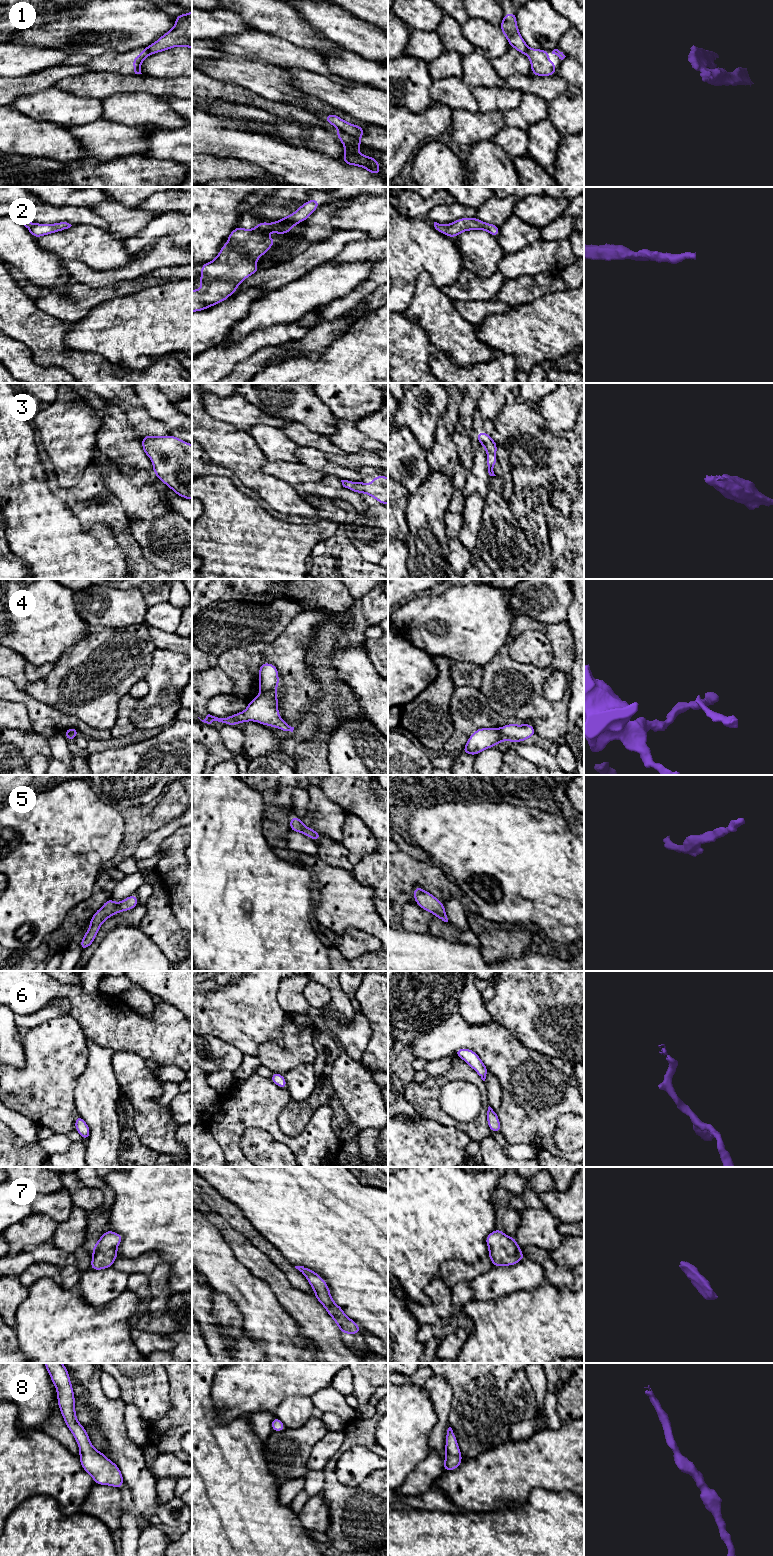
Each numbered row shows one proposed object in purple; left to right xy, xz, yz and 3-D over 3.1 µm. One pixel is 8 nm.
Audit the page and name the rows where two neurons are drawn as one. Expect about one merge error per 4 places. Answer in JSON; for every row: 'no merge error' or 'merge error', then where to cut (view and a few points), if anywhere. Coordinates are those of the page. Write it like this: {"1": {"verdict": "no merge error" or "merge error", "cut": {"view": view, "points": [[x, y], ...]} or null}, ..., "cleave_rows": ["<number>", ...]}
{"1": {"verdict": "merge error", "cut": {"view": "xz", "points": [[340, 129], [358, 139]]}}, "2": {"verdict": "no merge error", "cut": null}, "3": {"verdict": "no merge error", "cut": null}, "4": {"verdict": "merge error", "cut": {"view": "xz", "points": [[274, 691], [260, 692]]}}, "5": {"verdict": "no merge error", "cut": null}, "6": {"verdict": "no merge error", "cut": null}, "7": {"verdict": "no merge error", "cut": null}, "8": {"verdict": "no merge error", "cut": null}, "cleave_rows": ["1", "4"]}

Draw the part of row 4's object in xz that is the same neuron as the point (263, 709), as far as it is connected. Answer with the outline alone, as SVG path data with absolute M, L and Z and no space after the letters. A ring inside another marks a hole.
M271 691L270 692L260 692L259 695L254 700L249 701L247 709L244 710L243 712L231 715L228 718L218 718L218 717L212 716L210 714L208 714L204 720L201 720L199 717L198 718L202 722L207 723L207 724L211 724L212 722L218 721L218 722L224 723L225 725L234 725L234 726L236 724L238 724L238 723L244 723L246 721L256 721L258 723L261 723L261 724L266 725L266 726L272 726L272 727L281 729L283 731L291 731L291 732L293 732L294 727L291 727L288 723L286 723L285 721L283 721L280 718L279 710L277 708L277 704L278 704L278 697L277 697L275 692L271 692Z

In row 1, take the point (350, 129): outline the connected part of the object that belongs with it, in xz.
M327 114L324 121L334 125L347 135L353 136L357 139L360 139L364 135L363 127L348 123L335 114Z

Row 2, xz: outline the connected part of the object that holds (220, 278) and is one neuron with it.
M311 199L301 205L293 214L274 223L259 222L251 230L246 230L241 226L235 228L229 234L228 242L222 246L218 256L213 261L202 264L201 289L199 291L192 289L192 312L205 310L225 301L230 295L235 293L238 285L243 280L260 269L255 260L264 255L276 243L273 238L266 237L265 235L268 232L276 232L277 234L289 233L297 223L305 221L318 207L319 201Z

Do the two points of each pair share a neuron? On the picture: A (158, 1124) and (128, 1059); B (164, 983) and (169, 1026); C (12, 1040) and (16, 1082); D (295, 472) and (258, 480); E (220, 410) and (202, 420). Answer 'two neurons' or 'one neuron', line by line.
A: one neuron
B: two neurons
C: two neurons
D: two neurons
E: two neurons

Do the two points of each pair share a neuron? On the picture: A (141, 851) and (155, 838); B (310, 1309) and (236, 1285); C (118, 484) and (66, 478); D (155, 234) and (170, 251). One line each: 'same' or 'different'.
A: same
B: different
C: different
D: different

